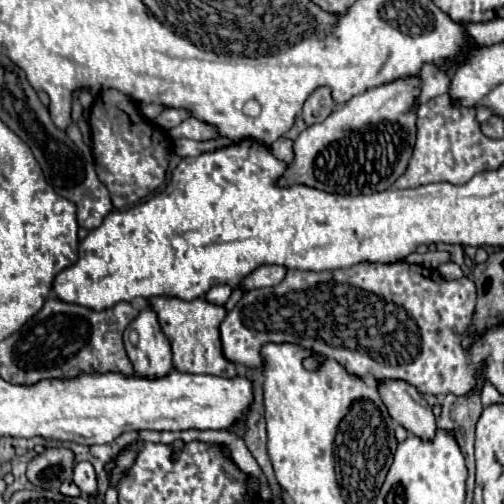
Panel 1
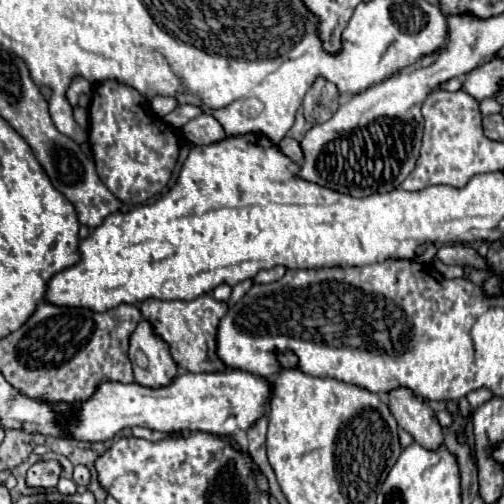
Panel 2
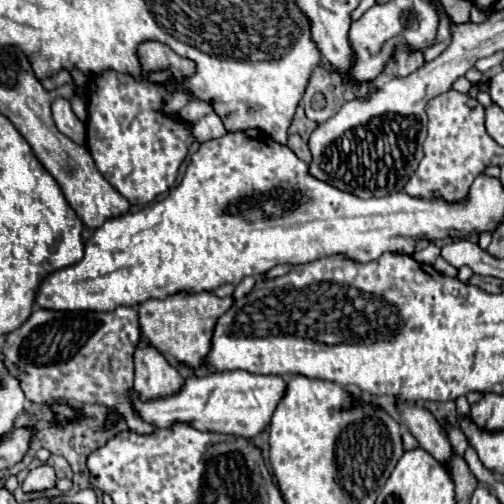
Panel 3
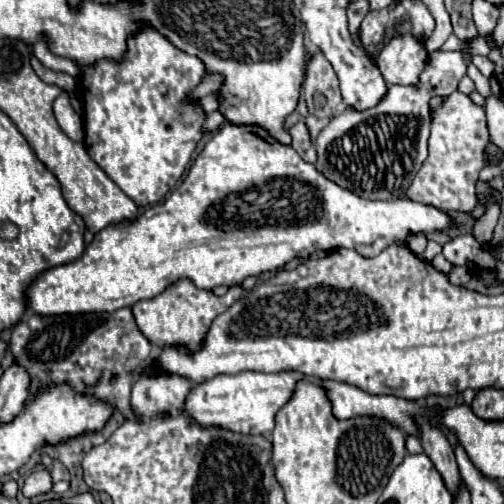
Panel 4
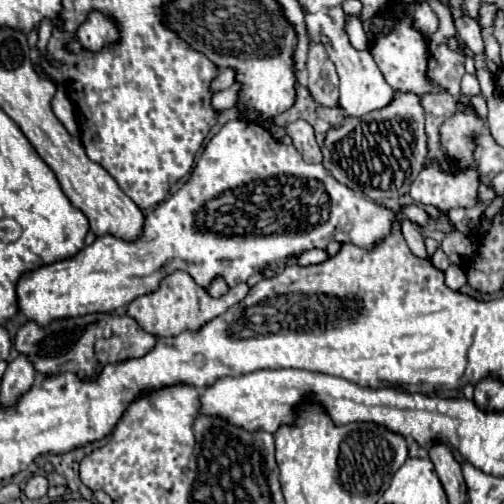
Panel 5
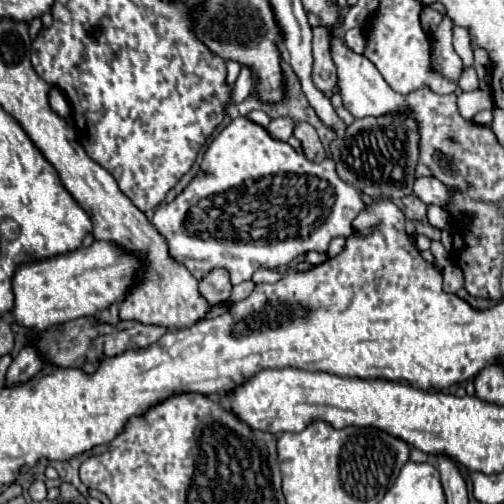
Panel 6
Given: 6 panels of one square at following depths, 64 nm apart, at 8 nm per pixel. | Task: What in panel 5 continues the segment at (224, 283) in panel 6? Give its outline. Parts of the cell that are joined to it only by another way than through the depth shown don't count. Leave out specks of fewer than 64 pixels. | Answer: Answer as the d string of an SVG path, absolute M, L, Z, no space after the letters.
M218 276L216 280L212 280L212 284L206 288L206 292L208 292L212 298L220 298L220 296L224 296L228 290L230 290L228 284L224 284L224 280L222 280L220 276Z

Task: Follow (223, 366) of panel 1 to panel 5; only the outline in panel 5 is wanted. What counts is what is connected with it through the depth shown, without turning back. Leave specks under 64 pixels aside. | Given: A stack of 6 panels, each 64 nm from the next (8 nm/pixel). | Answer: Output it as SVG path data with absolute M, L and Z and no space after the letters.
M176 270L174 274L164 276L158 290L134 298L128 306L124 306L124 310L120 310L120 314L134 318L146 332L152 332L158 338L160 336L176 336L176 334L180 334L184 330L196 330L202 324L206 324L208 320L220 316L232 304L238 304L240 300L244 300L248 290L250 290L250 286L244 282L244 284L238 284L238 286L230 288L230 292L226 296L212 298L212 296L208 296L208 292L204 288L200 288L192 280L192 276L188 276L188 272Z

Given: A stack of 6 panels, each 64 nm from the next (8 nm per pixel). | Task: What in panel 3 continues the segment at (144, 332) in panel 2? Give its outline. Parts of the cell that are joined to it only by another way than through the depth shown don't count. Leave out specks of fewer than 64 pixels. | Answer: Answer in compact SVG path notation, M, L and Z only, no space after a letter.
M142 342L134 352L134 362L134 392L140 392L144 400L152 400L156 396L174 396L176 392L180 392L180 384L184 384L184 378L172 364L166 362L164 356L156 352L156 348Z

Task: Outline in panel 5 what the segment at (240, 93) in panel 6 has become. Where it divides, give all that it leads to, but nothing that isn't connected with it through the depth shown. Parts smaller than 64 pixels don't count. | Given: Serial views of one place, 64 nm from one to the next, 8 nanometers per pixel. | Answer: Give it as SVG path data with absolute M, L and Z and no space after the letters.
M234 82L228 90L222 90L222 92L216 92L212 96L212 106L216 110L226 110L226 108L234 108L238 104L238 98L240 98L240 92L242 92L242 84L240 82Z

